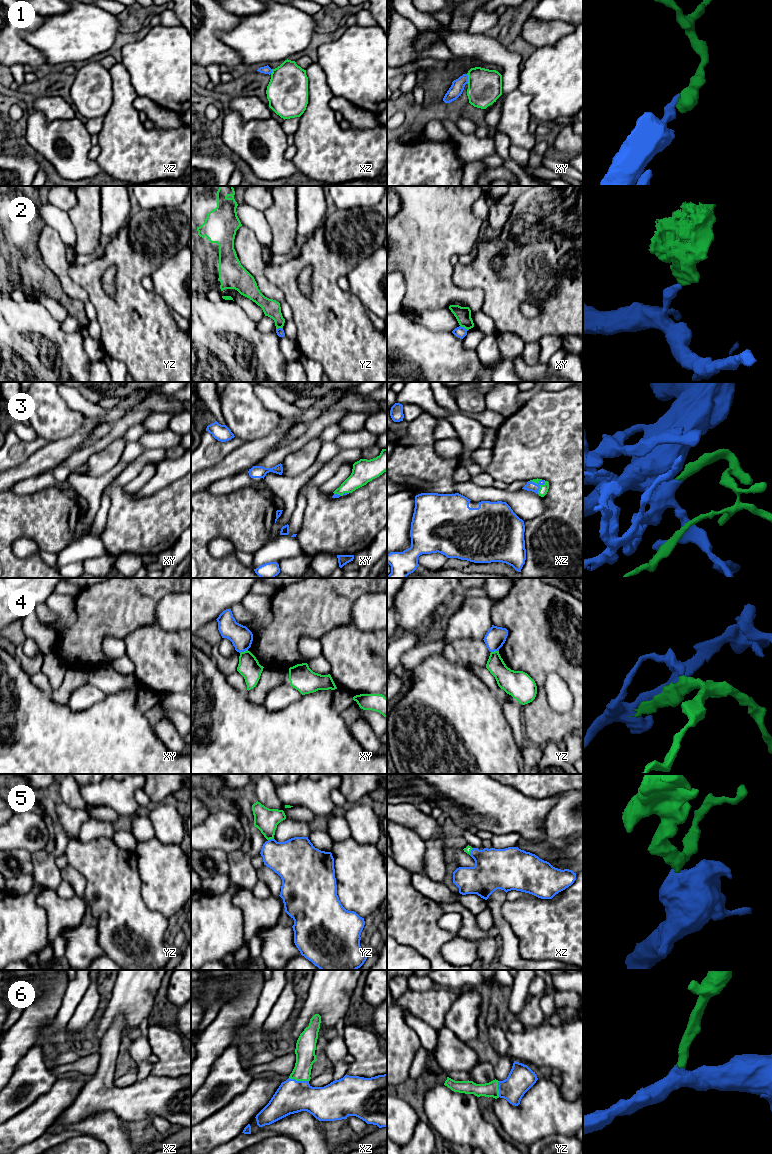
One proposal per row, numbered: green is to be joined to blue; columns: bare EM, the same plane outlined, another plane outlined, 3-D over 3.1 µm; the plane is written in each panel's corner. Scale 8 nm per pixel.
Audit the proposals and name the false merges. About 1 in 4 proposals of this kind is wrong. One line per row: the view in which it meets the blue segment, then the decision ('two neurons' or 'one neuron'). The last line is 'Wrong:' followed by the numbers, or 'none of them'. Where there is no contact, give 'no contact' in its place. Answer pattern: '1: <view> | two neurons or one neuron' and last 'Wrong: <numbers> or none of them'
1: xy | one neuron
2: xy | two neurons
3: xz | one neuron
4: xy | two neurons
5: yz | one neuron
6: xz | one neuron
Wrong: 2, 4

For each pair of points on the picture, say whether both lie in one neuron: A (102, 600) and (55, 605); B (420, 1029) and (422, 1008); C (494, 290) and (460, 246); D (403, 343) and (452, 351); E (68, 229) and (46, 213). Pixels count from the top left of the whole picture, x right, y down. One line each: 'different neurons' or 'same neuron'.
A: different neurons
B: different neurons
C: different neurons
D: same neuron
E: same neuron

